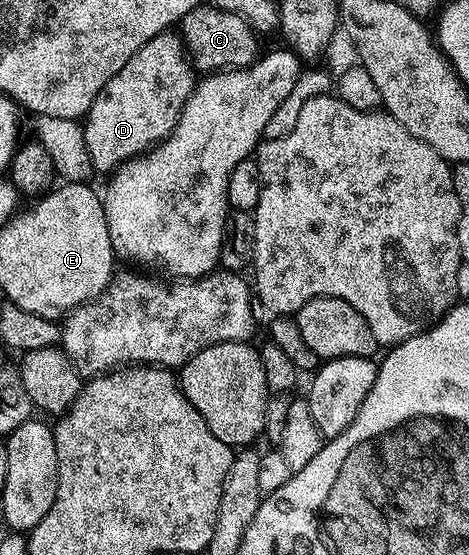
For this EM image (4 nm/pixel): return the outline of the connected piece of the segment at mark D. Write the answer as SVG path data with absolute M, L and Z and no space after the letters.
M165 32L154 36L138 50L134 56L123 66L122 72L114 76L106 84L102 92L88 109L82 119L86 152L92 161L93 171L111 175L113 171L131 162L132 159L147 155L153 148L159 146L164 139L172 134L172 129L178 124L182 108L194 89L194 67L186 57L180 35L176 32Z

